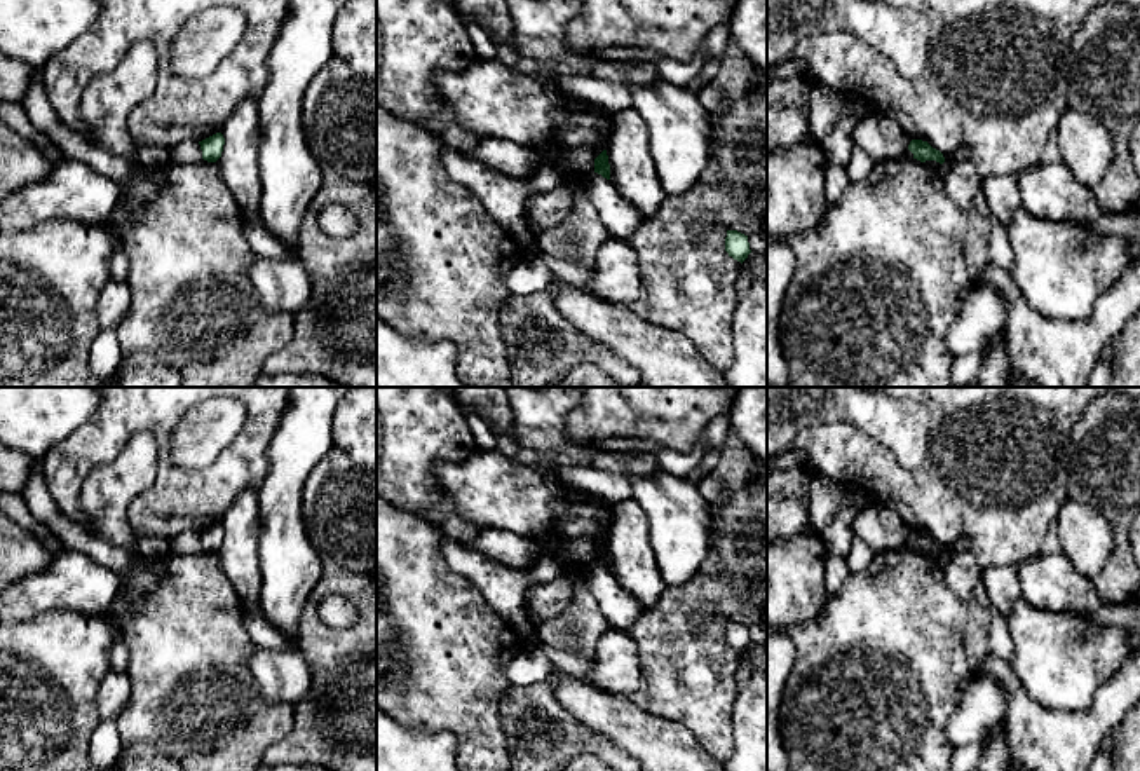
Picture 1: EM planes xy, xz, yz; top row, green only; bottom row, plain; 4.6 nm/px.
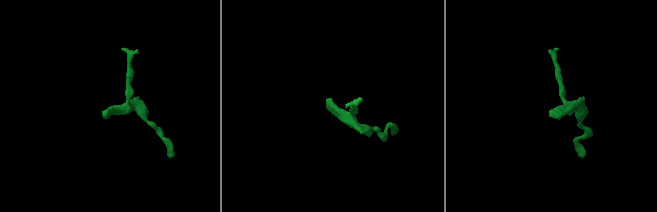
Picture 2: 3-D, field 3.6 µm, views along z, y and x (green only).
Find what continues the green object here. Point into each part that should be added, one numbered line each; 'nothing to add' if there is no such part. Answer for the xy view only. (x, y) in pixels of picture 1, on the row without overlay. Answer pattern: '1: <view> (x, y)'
nothing to add

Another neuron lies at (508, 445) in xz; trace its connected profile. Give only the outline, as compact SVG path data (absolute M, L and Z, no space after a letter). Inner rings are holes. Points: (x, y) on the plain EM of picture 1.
M495 431L493 434L497 436L497 441L499 441L499 452L509 459L518 461L518 452L519 452L518 438L511 434L495 433Z

